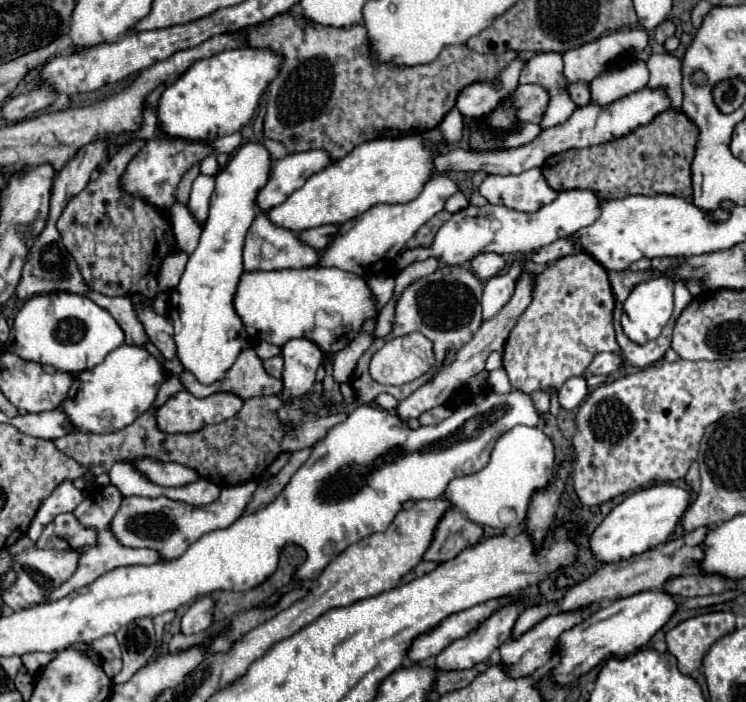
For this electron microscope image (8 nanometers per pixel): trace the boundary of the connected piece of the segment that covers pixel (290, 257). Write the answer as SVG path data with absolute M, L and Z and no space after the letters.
M262 211L256 215L254 223L250 225L250 229L246 233L246 245L244 245L246 271L304 269L304 267L314 267L318 261L320 261L320 251L312 249L310 245L300 245L300 239L292 231L272 225L272 221L268 221L268 215Z

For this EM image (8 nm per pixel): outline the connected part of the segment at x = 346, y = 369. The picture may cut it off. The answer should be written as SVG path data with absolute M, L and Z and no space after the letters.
M368 321L368 325L364 325L364 333L360 333L360 337L356 337L356 341L352 341L352 345L348 345L348 349L342 349L340 353L334 355L332 365L334 365L334 381L336 383L350 381L350 375L356 367L356 361L372 343L372 329L374 327L376 327L376 321Z

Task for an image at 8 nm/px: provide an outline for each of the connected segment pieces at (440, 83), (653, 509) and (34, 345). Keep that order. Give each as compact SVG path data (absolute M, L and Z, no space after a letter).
M288 11L272 17L270 21L242 29L244 41L252 47L270 47L284 55L280 75L270 83L266 91L266 117L264 137L280 141L288 153L322 149L332 161L348 155L356 145L378 137L404 137L434 129L444 115L456 105L458 93L474 81L492 81L512 59L518 55L506 51L500 55L482 55L468 45L446 47L432 65L420 65L412 69L400 69L392 65L374 65L368 57L368 39L364 25L352 25L348 29L324 27L306 19L300 11Z
M670 483L654 485L654 487L640 489L632 495L628 495L592 531L590 551L592 551L594 559L600 563L618 563L618 561L630 559L634 555L640 555L648 549L654 549L656 545L664 543L668 539L668 535L674 531L680 517L688 509L688 505L690 505L690 493L686 489L670 485Z
M72 293L36 295L26 301L10 327L10 339L4 343L24 361L52 365L66 373L80 373L106 359L108 353L124 343L124 331L116 319L94 301Z

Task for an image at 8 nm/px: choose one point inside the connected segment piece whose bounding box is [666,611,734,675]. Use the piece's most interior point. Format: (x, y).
(688, 641)

